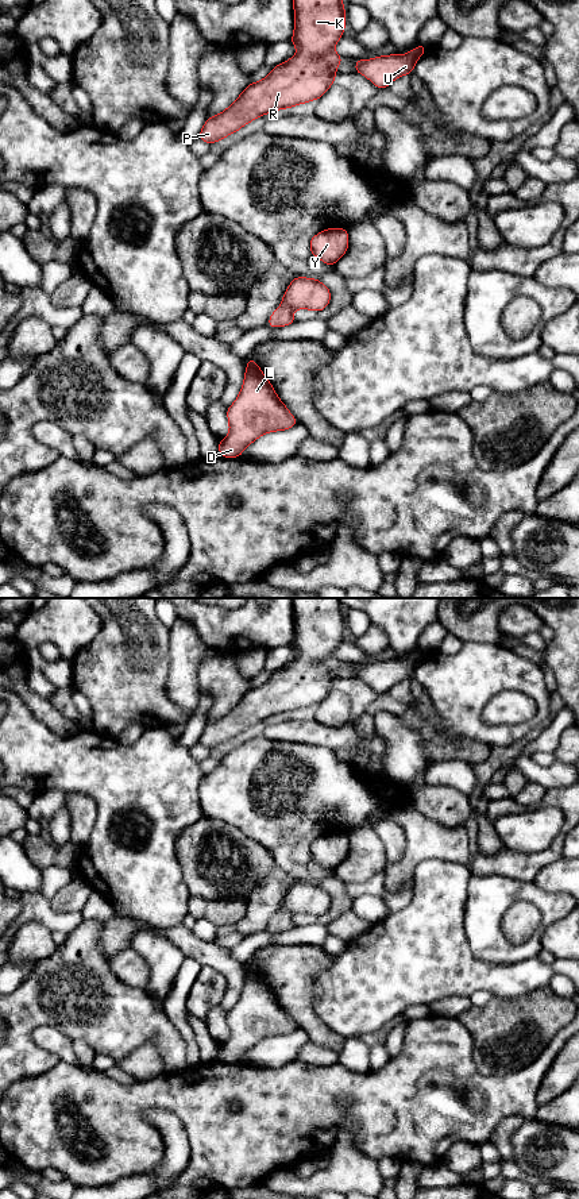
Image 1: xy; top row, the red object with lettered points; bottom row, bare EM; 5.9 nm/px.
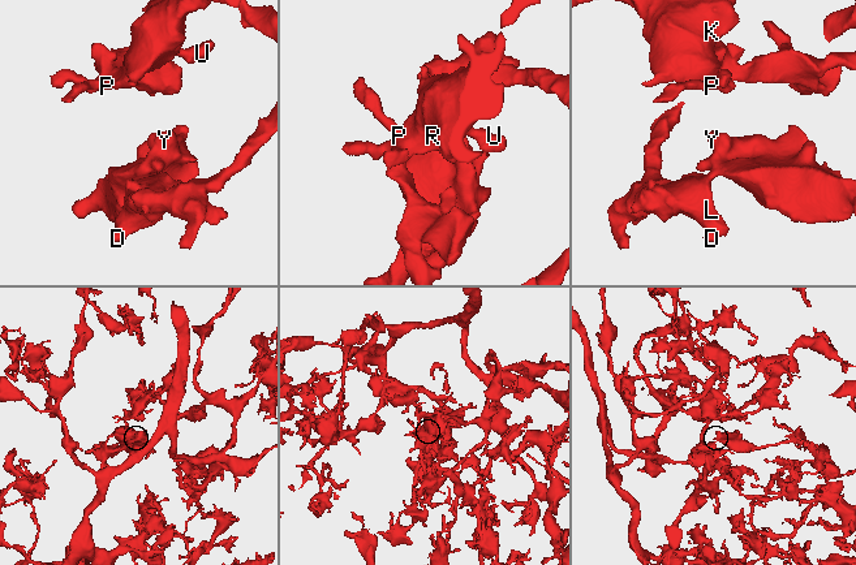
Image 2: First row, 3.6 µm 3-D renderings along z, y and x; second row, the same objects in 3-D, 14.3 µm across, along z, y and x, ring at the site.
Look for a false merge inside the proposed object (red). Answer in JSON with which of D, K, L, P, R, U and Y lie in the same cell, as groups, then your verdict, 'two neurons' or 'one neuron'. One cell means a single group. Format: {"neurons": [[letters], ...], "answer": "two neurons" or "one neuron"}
{"neurons": [["D", "K", "L", "P", "R", "U", "Y"]], "answer": "one neuron"}

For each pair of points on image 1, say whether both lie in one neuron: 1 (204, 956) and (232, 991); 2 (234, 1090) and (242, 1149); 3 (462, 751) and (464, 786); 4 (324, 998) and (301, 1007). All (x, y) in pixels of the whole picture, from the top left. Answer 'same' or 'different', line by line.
1: same
2: same
3: different
4: different

